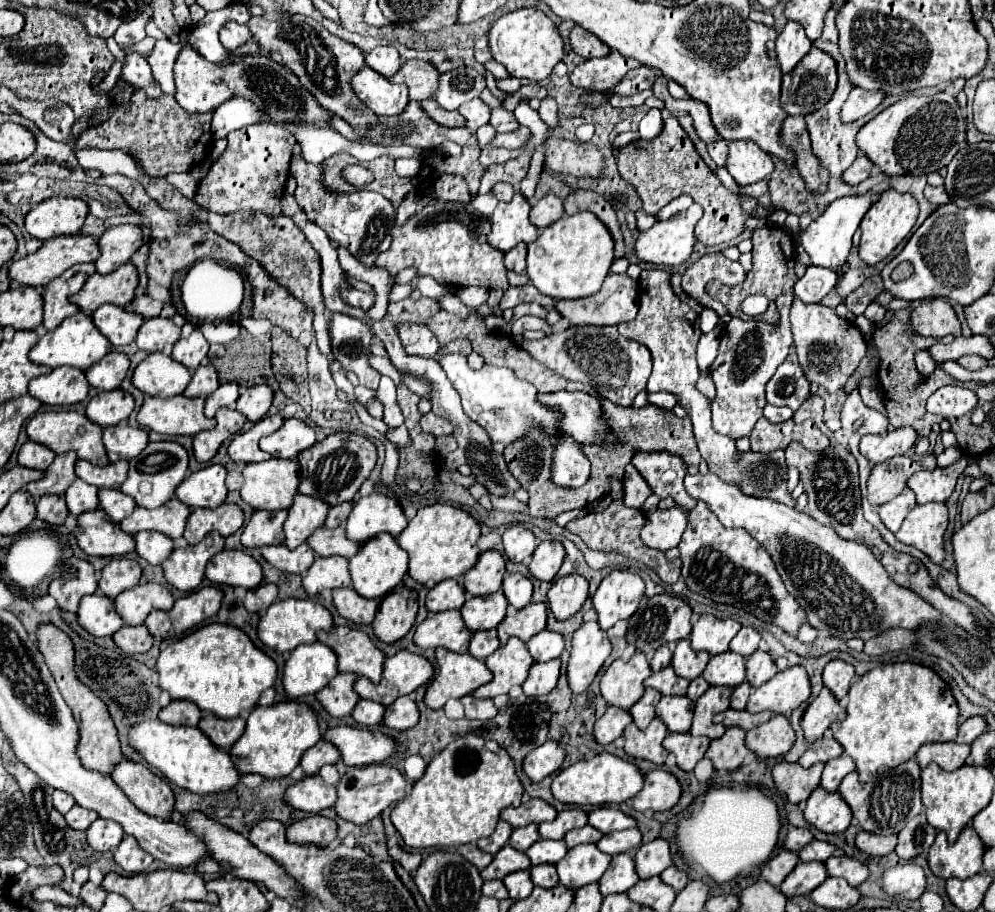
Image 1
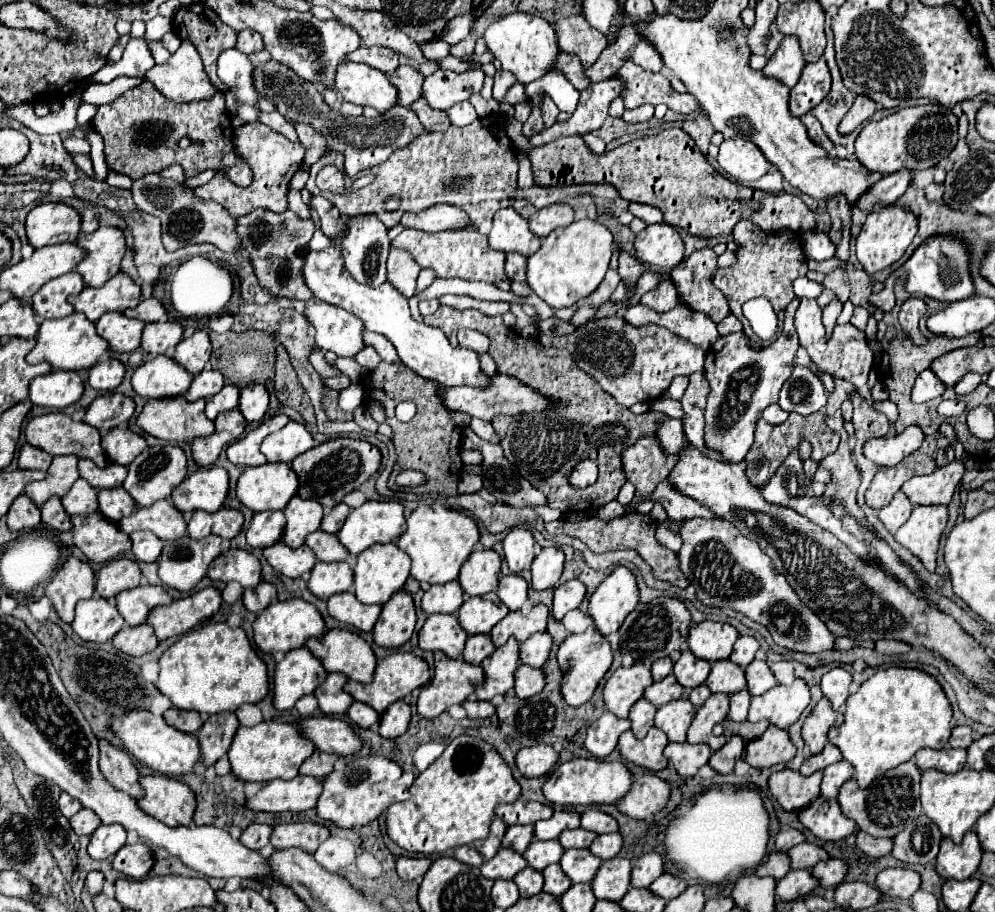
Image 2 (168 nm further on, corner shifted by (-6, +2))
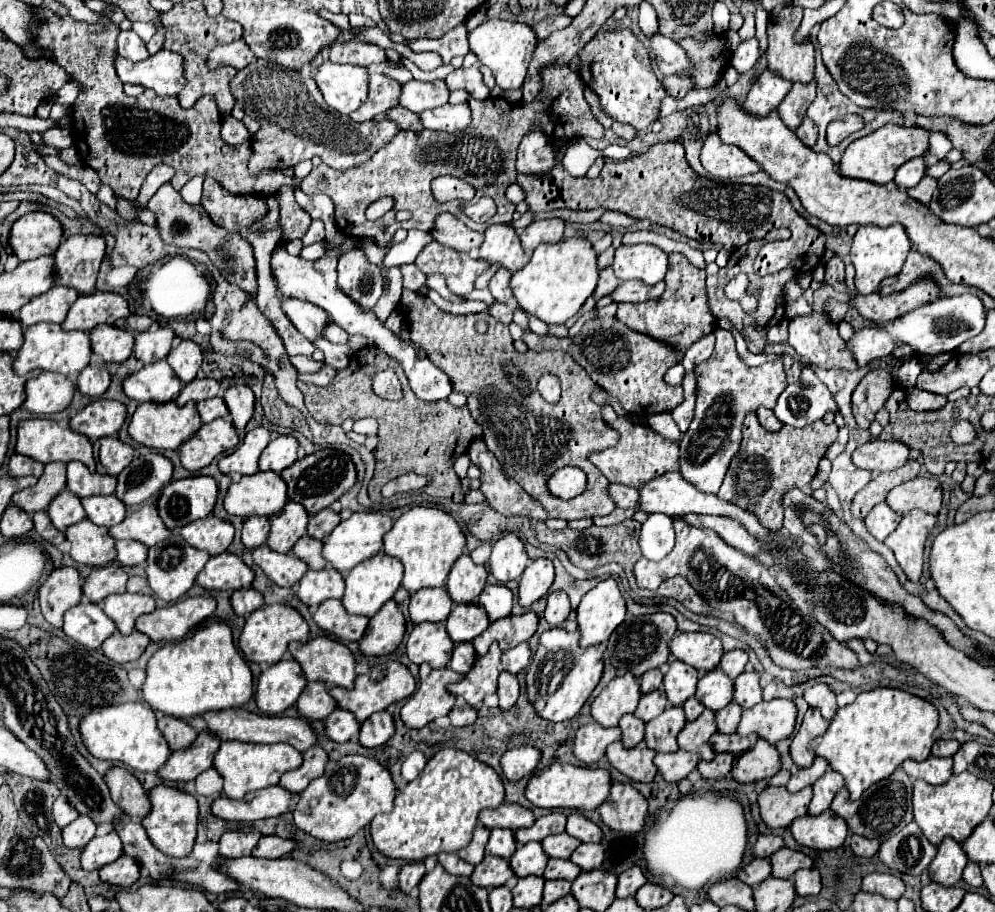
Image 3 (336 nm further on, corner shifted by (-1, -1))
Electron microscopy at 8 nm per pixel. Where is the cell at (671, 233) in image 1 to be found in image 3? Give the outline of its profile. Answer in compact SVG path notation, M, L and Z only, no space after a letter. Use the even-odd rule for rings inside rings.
M653 244L621 246L615 250L613 270L621 282L641 280L647 286L655 286L665 278L667 254Z

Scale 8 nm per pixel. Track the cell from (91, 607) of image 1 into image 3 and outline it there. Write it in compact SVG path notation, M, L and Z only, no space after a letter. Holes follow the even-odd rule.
M81 602L65 612L63 632L89 650L99 648L115 630L115 622L95 604Z

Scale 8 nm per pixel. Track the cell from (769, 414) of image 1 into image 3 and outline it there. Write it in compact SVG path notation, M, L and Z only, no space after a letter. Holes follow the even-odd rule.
M759 406L759 408L757 408L757 418L759 418L761 426L763 426L765 430L769 430L769 432L779 432L779 430L783 428L783 424L775 418L773 410L769 410L769 408Z

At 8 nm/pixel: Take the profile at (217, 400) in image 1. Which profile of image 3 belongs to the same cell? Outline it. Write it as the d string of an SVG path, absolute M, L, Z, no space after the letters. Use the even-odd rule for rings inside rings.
M221 398L203 400L203 402L197 404L197 410L199 410L199 416L201 416L203 424L213 422L215 418L227 418L229 416L229 410L227 410L227 406L225 406L225 402Z

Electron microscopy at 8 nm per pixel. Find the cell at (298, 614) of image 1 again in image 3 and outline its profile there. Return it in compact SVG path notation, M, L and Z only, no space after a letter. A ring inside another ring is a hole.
M269 604L269 606L261 606L255 612L251 612L251 616L247 618L241 638L239 638L239 648L245 654L245 658L249 662L257 662L257 664L275 664L283 658L283 654L287 652L287 644L289 642L307 642L309 640L309 626L303 620L303 616L285 606L285 604Z

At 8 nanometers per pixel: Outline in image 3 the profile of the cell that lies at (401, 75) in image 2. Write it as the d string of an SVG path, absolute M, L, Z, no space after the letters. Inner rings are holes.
M383 74L369 76L367 102L361 108L357 108L351 114L351 118L355 122L367 122L367 120L373 120L381 112L391 110L393 106L399 104L399 88L401 88L401 84L397 84L395 80L391 80Z

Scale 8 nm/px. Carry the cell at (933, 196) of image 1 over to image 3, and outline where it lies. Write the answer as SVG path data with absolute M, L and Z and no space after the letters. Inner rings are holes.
M923 176L923 180L921 180L915 188L909 188L907 194L909 194L911 198L915 198L915 200L919 200L921 204L927 206L935 188L937 188L937 180L933 180L931 176Z

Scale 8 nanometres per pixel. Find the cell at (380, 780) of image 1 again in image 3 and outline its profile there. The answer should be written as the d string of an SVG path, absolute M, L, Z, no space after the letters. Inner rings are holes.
M345 756L329 762L325 774L315 778L307 790L299 794L299 804L293 812L295 826L317 840L339 842L363 830L377 814L391 812L397 788L391 774L373 758Z

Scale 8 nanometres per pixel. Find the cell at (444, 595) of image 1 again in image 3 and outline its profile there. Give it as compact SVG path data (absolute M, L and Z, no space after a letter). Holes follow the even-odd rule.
M421 588L411 596L411 622L443 622L451 612L451 598L445 588Z

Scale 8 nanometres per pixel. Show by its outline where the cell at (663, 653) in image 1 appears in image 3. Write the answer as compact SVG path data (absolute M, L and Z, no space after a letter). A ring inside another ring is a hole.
M649 670L649 672L645 672L645 674L641 676L639 682L641 682L641 692L647 694L647 692L653 692L653 690L661 688L661 684L663 684L663 674L661 674L659 670Z

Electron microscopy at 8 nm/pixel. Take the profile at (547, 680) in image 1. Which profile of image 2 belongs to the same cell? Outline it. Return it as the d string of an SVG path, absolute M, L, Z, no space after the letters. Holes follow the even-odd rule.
M520 665L516 671L516 695L520 699L528 699L536 693L540 693L546 685L546 675L542 669L530 667L530 665Z

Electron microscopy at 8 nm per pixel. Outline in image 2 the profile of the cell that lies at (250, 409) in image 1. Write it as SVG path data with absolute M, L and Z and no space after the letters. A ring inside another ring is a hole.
M248 385L240 391L238 409L246 421L262 421L270 405L270 395L264 385Z

